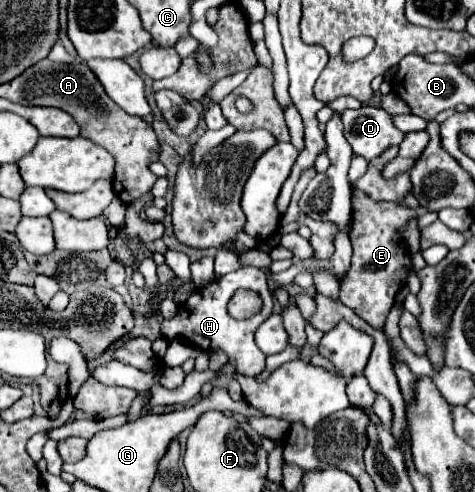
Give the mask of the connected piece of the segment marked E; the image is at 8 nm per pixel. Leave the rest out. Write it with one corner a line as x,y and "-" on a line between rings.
352,156
350,164
350,186
352,186
352,228
350,238
354,246
350,270
340,278
338,300
352,308
372,328
382,330
390,308
394,306
396,294
404,288
408,274
412,272
412,258
408,246
402,240
402,230
410,222
410,216
418,218
418,212
398,202
376,202
358,190
354,184
366,174
368,162
362,156

